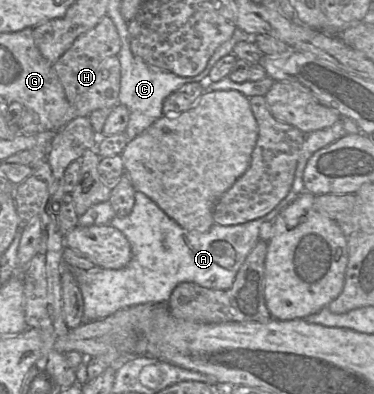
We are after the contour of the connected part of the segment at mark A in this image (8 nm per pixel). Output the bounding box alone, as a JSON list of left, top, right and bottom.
[74,120,346,322]

